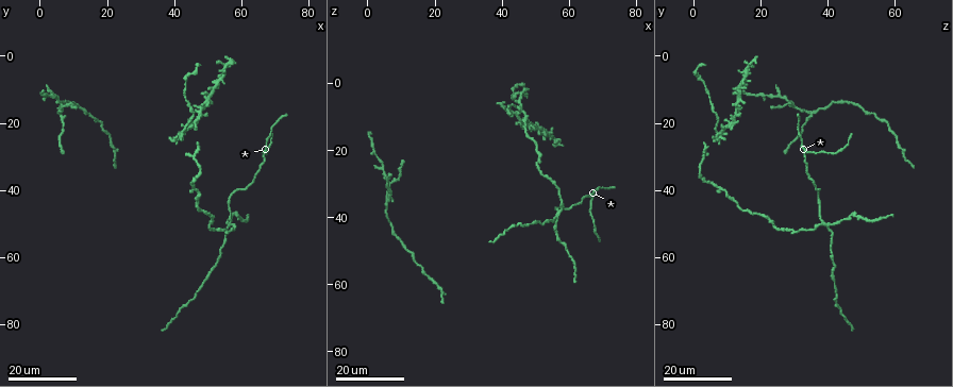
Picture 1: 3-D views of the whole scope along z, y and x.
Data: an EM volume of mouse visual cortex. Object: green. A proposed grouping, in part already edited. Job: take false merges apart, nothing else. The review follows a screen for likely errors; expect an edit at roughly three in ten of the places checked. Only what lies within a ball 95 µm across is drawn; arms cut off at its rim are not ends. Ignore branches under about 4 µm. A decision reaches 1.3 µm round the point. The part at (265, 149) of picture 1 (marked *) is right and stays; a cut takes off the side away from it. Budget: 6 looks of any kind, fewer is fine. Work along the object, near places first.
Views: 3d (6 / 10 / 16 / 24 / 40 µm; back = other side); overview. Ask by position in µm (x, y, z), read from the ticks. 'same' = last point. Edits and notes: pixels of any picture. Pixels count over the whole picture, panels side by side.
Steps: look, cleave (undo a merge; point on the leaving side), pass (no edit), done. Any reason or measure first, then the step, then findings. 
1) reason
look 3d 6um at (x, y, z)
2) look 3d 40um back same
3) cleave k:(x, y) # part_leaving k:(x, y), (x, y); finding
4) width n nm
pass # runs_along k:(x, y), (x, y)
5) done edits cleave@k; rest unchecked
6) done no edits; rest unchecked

thin neck
look 3d 24um at (53.5, 59.5, 42.0)

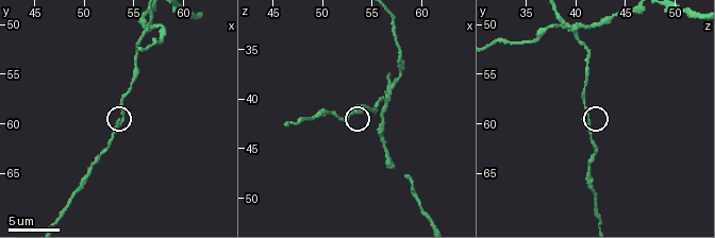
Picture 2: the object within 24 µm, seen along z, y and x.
look 3d 10um at (54.0, 59.2, 41.4)

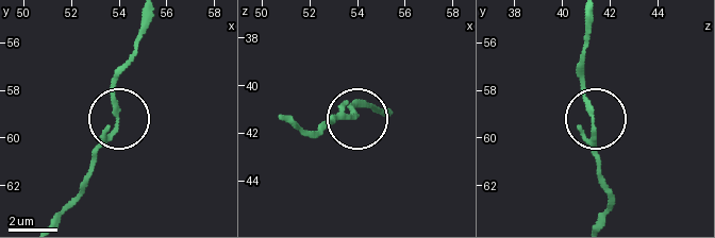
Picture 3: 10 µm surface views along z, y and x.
pass # runs_along 3:(147, 22), (116, 84), (114, 132), (87, 173); continuous, no second neuron

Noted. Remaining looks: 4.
calibre changes
look 3d 16um at (47.5, 35.5, 1.5)

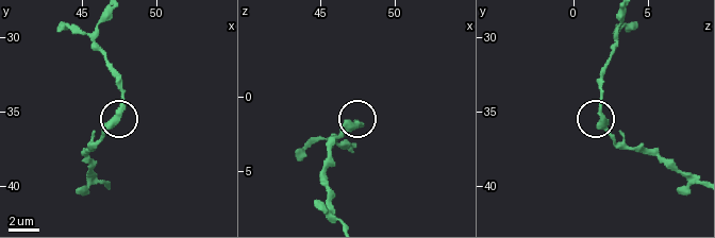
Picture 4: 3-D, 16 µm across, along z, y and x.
zoom in
look 3d 10um at (47.4, 35.0, 1.8)

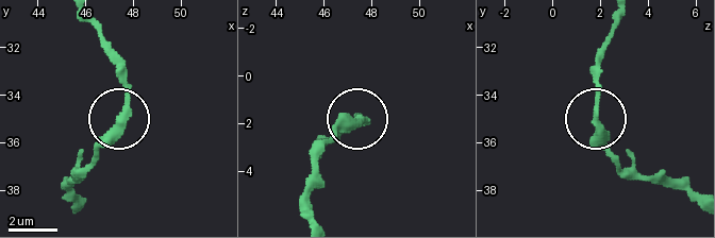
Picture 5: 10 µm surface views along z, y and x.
pass # runs_along 5:(78, 208), (72, 184), (119, 117), (127, 92), (122, 58); one neuron here

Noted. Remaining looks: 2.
a fork
look 3d 24um at (42.0, 23.0, 7.0)

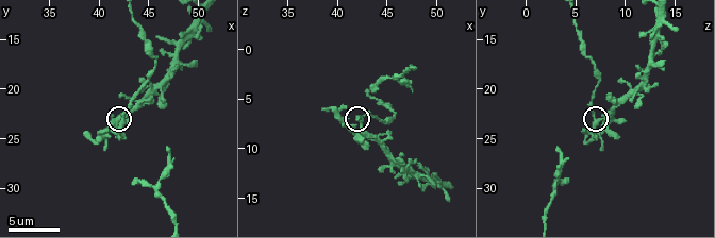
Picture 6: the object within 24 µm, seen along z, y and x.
closer look
look 3d 10um at (42.2, 23.0, 7.2)

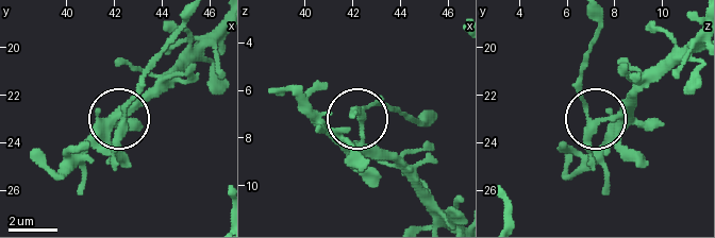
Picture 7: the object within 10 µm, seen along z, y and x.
cleave 7:(356, 111) # part_leaving 7:(122, 126), (125, 104), (143, 68), (182, 19); two neurons meet here

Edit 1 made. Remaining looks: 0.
done edits cleave@7; rest unchecked

